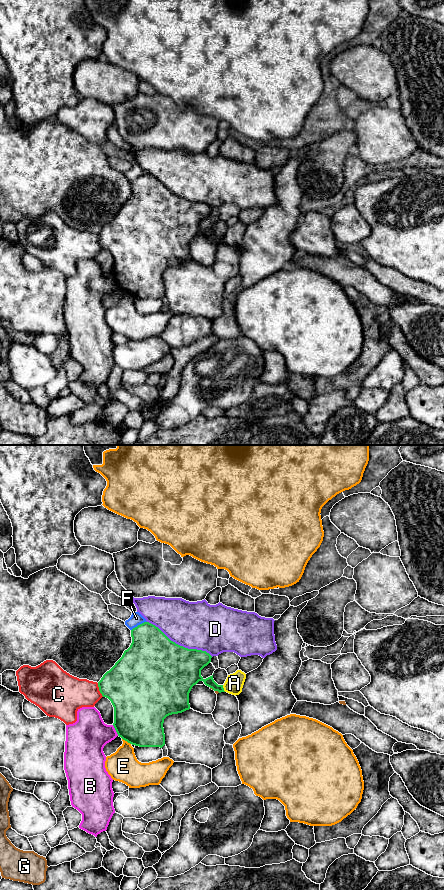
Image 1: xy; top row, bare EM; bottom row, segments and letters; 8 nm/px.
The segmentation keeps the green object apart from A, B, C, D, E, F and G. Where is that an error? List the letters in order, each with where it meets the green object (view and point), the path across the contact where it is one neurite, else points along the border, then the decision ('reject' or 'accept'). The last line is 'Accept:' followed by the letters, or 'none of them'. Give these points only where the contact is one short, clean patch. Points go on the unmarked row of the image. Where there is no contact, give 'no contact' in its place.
A: contact xy (223, 240); border xy (222, 237), (225, 243); reject
B: contact xy (115, 281); reject
C: contact xy (99, 242); reject
D: contact xy (179, 197); reject
E: contact xy (126, 292); reject
F: contact xy (138, 177); reject
G: contact xy (217, 242); reject
Accept: none of them

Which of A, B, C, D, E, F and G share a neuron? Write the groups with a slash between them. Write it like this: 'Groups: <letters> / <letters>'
Groups: A / B / C / D / E / F / G

